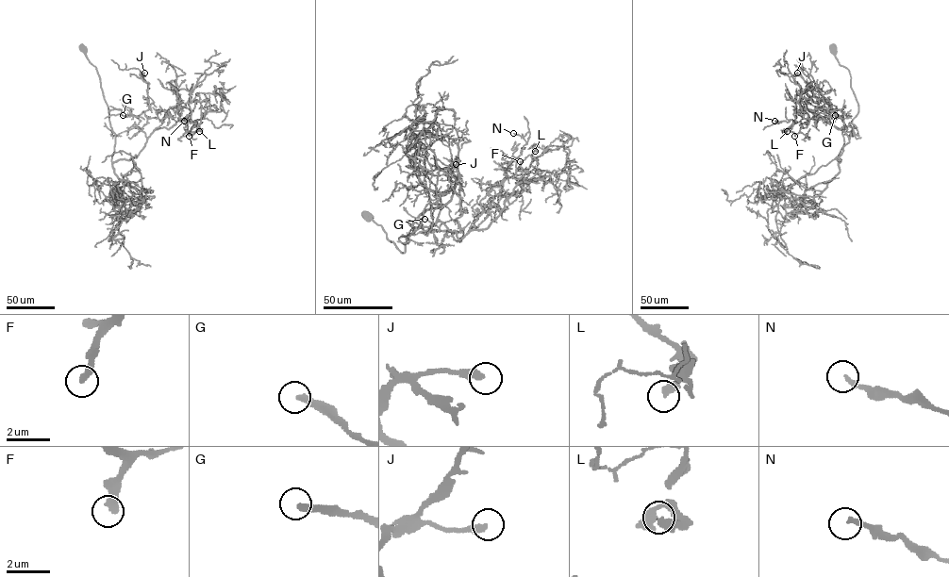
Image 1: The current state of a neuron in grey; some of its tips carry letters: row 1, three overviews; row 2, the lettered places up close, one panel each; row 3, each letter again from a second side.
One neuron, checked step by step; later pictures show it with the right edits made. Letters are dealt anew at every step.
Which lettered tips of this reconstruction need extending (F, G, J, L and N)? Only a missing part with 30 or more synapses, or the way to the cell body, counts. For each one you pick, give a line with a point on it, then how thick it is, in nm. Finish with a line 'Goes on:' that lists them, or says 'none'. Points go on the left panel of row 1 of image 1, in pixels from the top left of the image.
F: Place: (189, 136). Thickness 360 nm
G: Place: (123, 115). Thickness 220 nm
Goes on: F, G

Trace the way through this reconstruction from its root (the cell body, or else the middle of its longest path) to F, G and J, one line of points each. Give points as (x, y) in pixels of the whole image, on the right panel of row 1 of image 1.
F: (832, 48), (858, 106), (842, 133), (840, 161), (849, 141), (841, 127), (810, 119), (794, 136)
G: (832, 48), (849, 71), (858, 106), (842, 133), (840, 162), (836, 157), (850, 133), (842, 115), (835, 115)
J: (832, 48), (849, 71), (858, 106), (842, 133), (840, 162), (836, 157), (850, 133), (828, 101), (797, 73)

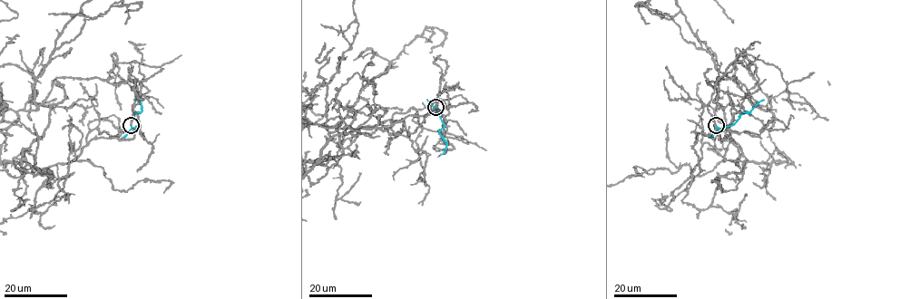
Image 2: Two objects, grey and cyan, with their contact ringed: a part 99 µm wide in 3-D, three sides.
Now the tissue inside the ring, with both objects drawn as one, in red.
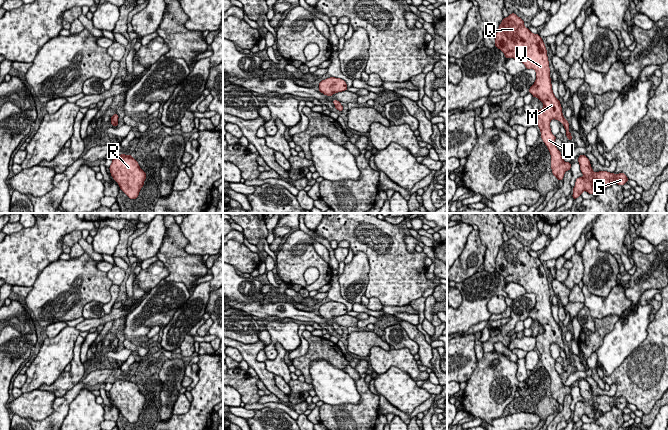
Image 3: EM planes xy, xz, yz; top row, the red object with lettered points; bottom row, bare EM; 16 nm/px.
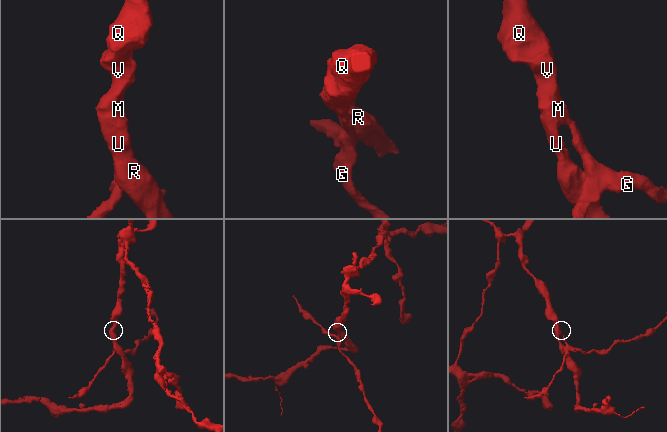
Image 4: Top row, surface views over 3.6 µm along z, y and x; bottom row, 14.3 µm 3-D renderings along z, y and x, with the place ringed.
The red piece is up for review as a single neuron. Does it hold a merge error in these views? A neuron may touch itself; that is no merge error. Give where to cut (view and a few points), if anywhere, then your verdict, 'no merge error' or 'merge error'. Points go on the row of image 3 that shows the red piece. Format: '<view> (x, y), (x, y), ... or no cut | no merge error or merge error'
no cut | no merge error

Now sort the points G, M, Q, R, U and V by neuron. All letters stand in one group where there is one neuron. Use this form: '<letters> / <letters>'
G M Q R U V

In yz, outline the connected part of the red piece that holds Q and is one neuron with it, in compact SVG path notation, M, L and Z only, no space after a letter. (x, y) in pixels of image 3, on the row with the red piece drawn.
M512 13L507 18L504 17L499 25L495 36L495 46L504 53L507 59L520 60L526 69L536 71L535 83L529 89L533 98L537 97L543 103L543 108L535 113L536 124L551 154L552 173L558 181L563 180L565 172L571 169L571 163L565 162L561 157L561 152L555 145L556 136L551 132L550 121L552 119L561 121L568 140L572 141L572 136L569 132L569 123L562 114L560 101L552 91L547 50L542 38L538 33L530 32L524 26L524 20Z

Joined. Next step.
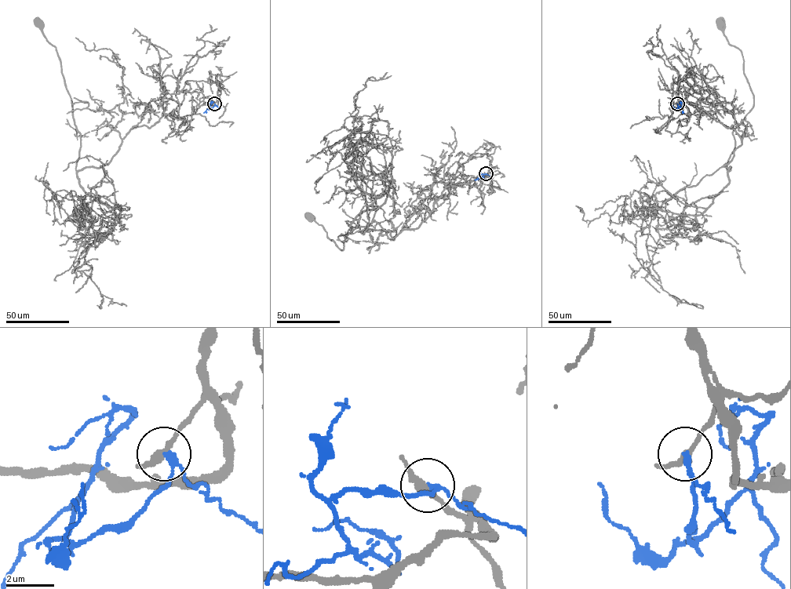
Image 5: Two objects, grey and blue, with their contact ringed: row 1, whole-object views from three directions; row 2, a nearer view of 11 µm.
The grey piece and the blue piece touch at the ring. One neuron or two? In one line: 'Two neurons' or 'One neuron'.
Two neurons

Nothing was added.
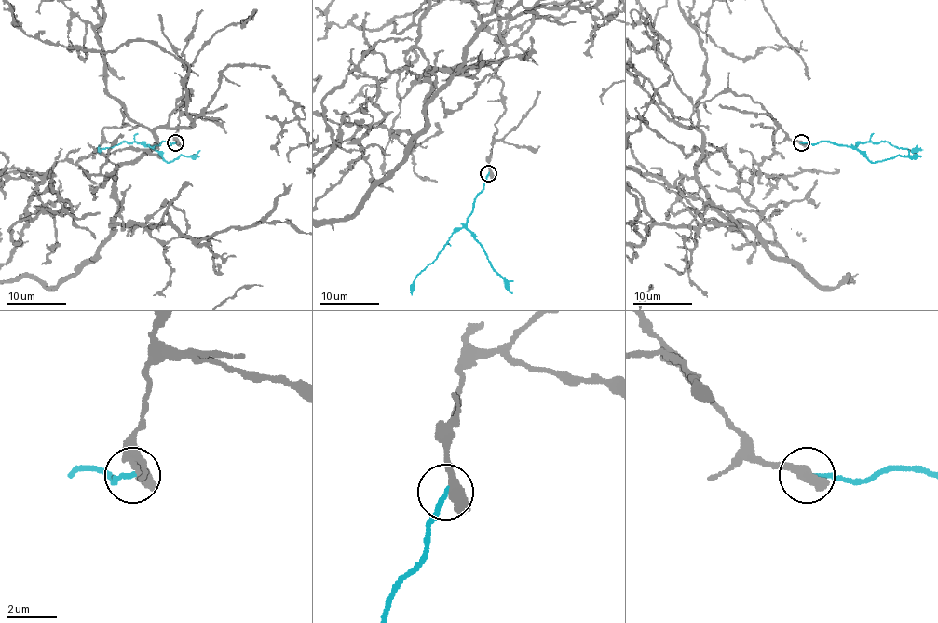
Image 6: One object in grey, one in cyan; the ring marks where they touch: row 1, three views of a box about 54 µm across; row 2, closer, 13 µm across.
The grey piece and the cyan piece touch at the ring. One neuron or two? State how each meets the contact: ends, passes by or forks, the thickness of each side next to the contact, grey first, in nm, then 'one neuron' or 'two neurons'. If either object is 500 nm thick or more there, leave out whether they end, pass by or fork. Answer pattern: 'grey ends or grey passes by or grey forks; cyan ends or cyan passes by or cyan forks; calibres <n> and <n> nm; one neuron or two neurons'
calibres 550 and 190 nm; two neurons

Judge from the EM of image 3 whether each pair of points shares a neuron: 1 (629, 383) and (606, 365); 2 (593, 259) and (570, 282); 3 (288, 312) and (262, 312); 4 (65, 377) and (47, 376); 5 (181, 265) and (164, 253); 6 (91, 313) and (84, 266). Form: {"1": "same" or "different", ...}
{"1": "different", "2": "different", "3": "same", "4": "different", "5": "same", "6": "different"}

